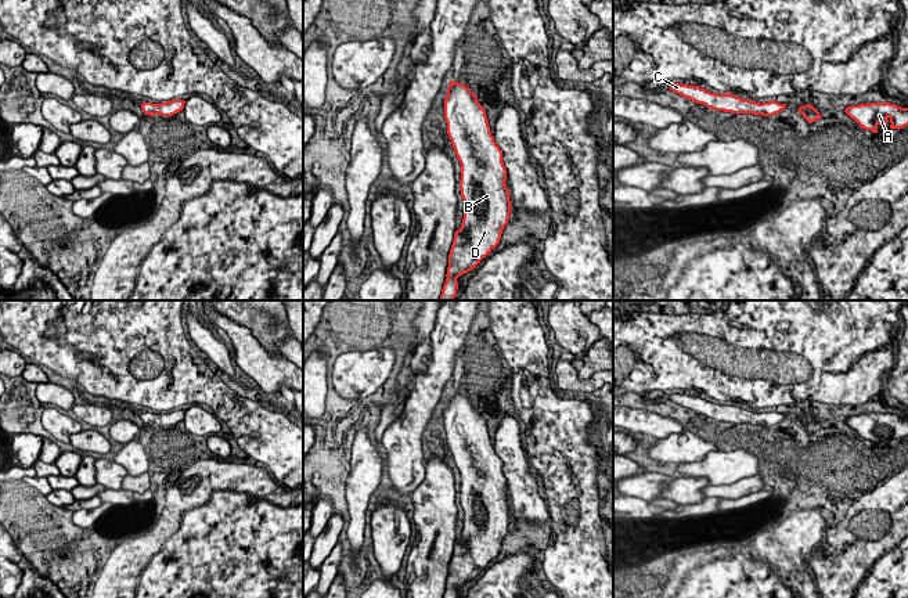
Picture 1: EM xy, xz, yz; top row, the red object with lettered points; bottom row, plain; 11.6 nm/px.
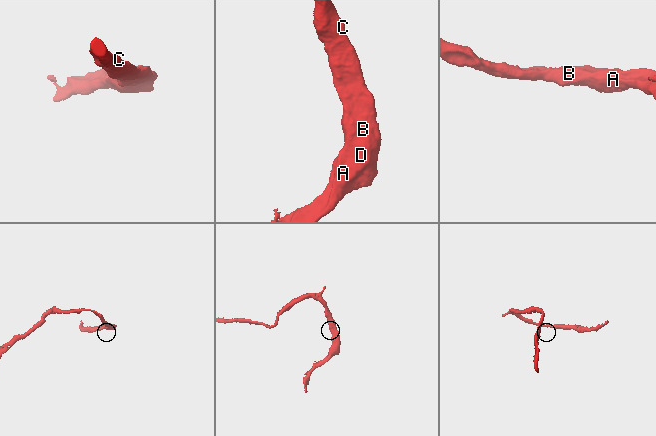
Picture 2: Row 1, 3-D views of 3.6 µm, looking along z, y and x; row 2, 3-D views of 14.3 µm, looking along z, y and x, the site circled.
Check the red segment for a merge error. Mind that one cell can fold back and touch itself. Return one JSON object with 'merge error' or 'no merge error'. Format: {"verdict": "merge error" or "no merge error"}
{"verdict": "no merge error"}

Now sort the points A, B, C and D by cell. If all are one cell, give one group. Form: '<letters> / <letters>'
A B C D

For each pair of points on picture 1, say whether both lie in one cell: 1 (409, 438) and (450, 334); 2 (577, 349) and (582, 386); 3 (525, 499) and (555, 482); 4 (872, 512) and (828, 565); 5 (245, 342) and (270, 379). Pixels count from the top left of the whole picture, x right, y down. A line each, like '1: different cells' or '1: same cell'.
1: same cell
2: different cells
3: different cells
4: same cell
5: same cell

